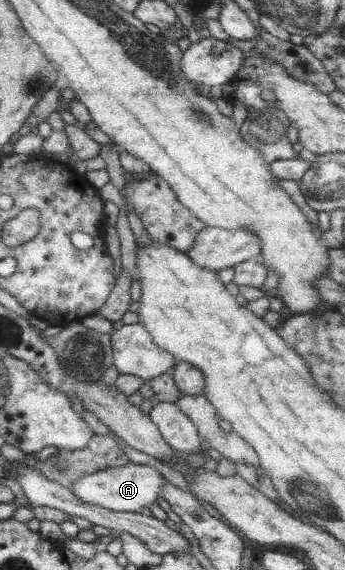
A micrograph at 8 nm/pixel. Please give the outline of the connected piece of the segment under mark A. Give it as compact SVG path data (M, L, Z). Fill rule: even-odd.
M131 462L124 466L105 468L95 473L88 473L74 481L70 489L83 503L93 504L114 512L140 513L143 507L157 503L166 485L163 474L148 465Z

